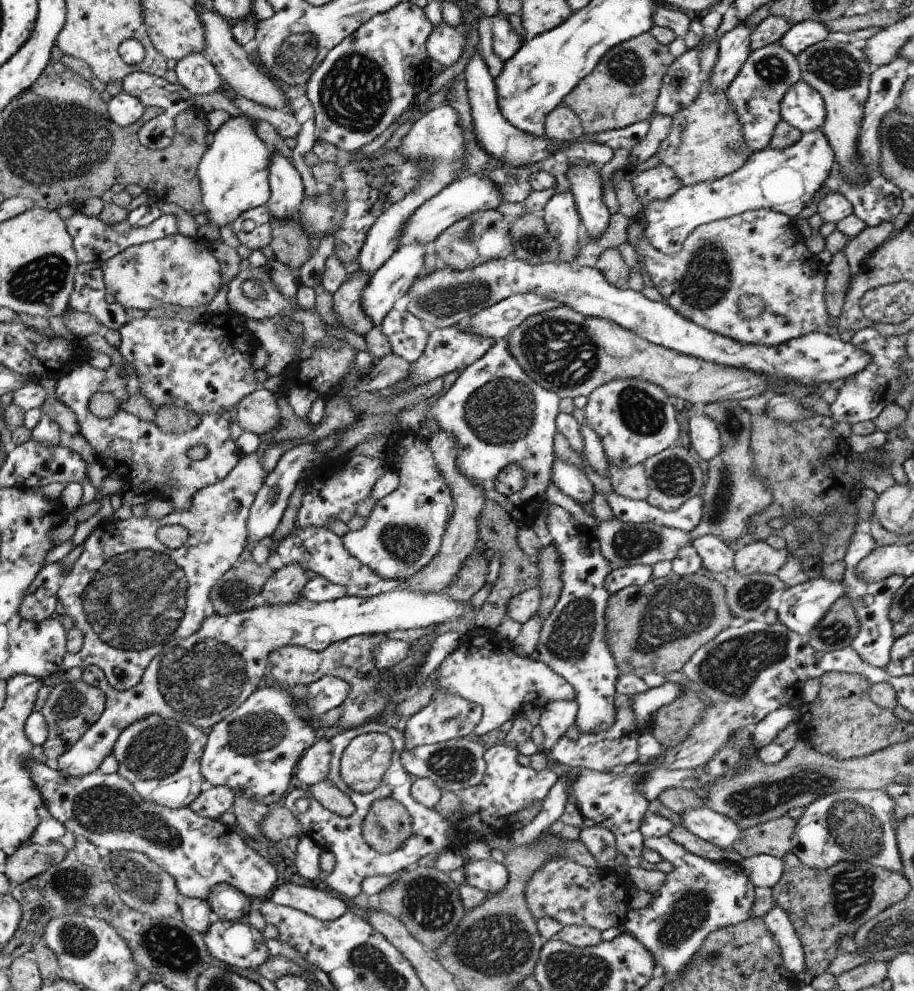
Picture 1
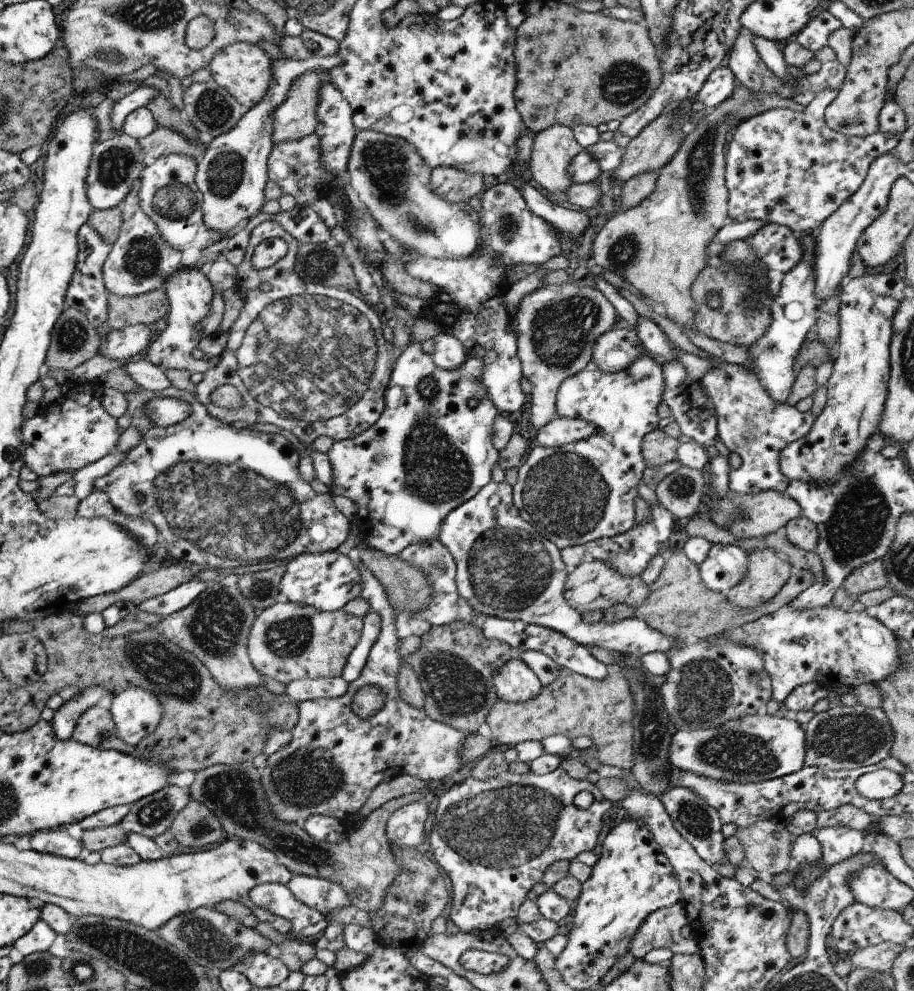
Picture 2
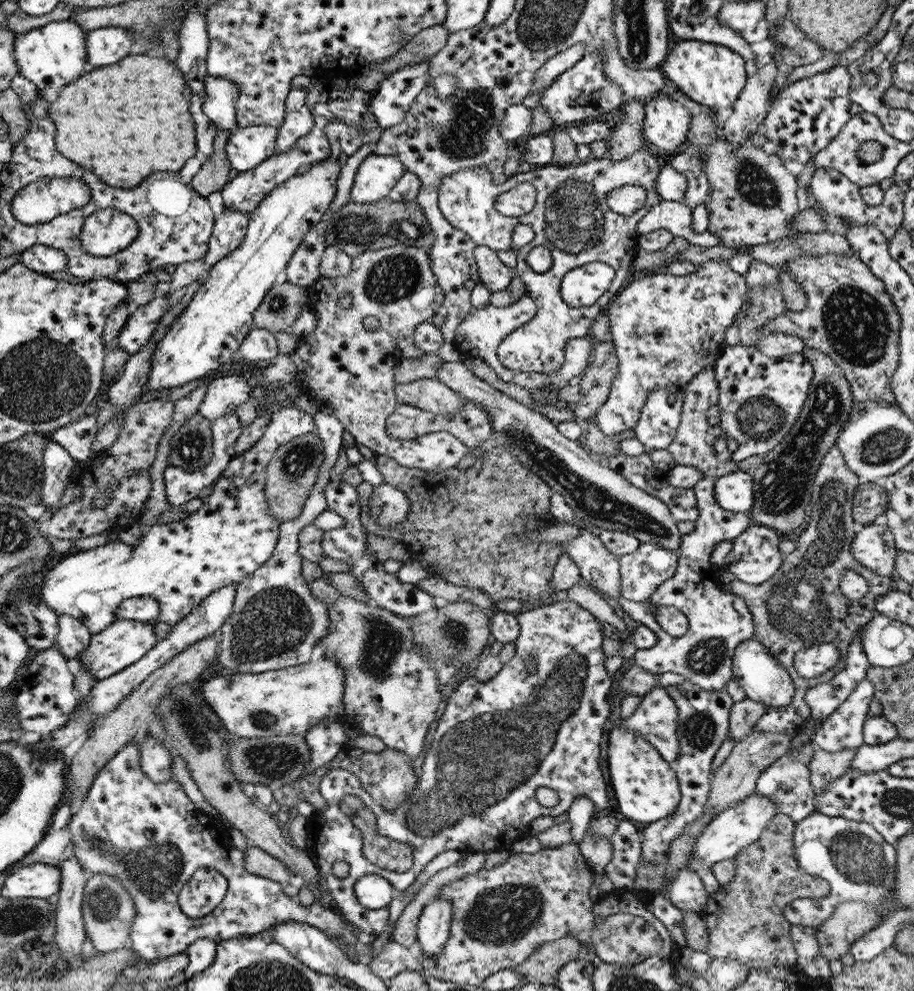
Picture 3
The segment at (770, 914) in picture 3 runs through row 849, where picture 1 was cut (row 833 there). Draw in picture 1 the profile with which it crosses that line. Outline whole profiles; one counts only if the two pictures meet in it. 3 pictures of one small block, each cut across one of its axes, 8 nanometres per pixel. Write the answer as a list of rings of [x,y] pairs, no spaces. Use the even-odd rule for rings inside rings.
[[[784,816],[744,829],[743,836],[734,850],[743,858],[766,854],[783,859],[787,853],[792,852],[796,824],[797,821]]]

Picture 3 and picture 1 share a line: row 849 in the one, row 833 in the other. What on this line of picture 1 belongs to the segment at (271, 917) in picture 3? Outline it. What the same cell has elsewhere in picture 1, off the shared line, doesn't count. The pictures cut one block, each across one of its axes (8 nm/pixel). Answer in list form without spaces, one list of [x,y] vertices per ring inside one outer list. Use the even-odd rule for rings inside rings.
[[[34,759],[27,767],[45,798],[47,810],[69,832],[86,838],[96,848],[144,854],[174,878],[181,898],[208,899],[216,886],[224,884],[252,896],[256,902],[272,896],[277,882],[275,866],[251,850],[234,826],[196,815],[189,807],[170,810],[148,803],[116,773],[93,771],[72,777]]]

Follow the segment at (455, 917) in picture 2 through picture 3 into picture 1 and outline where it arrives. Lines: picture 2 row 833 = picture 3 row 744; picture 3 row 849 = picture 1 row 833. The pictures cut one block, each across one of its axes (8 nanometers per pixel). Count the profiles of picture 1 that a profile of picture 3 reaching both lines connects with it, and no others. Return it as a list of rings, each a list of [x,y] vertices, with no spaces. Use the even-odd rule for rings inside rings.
[[[369,722],[348,729],[341,734],[336,734],[334,738],[329,740],[331,745],[331,762],[329,765],[328,778],[336,788],[350,797],[352,803],[356,807],[354,813],[347,818],[337,816],[321,806],[310,794],[294,788],[283,800],[283,805],[292,812],[292,815],[300,822],[304,832],[310,839],[317,844],[323,851],[329,851],[336,857],[336,866],[330,875],[324,878],[324,884],[334,890],[334,894],[345,899],[354,899],[361,894],[361,882],[366,877],[377,875],[394,875],[400,870],[410,868],[414,864],[418,864],[428,855],[445,852],[446,848],[458,848],[462,840],[482,840],[486,842],[492,840],[495,836],[511,837],[513,828],[511,827],[511,819],[518,815],[522,810],[534,807],[537,803],[543,802],[549,791],[556,785],[558,774],[546,768],[543,772],[536,772],[531,767],[522,767],[517,762],[517,756],[520,749],[512,749],[506,743],[488,747],[483,755],[486,769],[482,781],[474,787],[467,787],[458,792],[461,807],[459,808],[459,817],[455,822],[451,822],[447,817],[441,816],[436,808],[430,809],[421,803],[414,801],[411,796],[412,778],[410,774],[402,767],[400,756],[405,749],[404,732],[390,728],[382,723]],[[370,733],[386,734],[393,745],[393,754],[391,764],[381,784],[368,793],[358,793],[348,786],[342,780],[339,774],[340,760],[346,746],[357,736]],[[303,798],[308,801],[308,810],[300,812],[296,808],[296,801]],[[392,798],[399,804],[402,804],[406,811],[411,815],[412,835],[404,840],[404,843],[393,852],[378,853],[366,844],[363,836],[363,821],[366,819],[372,804],[376,800]],[[451,837],[456,837],[457,843],[452,844]]]

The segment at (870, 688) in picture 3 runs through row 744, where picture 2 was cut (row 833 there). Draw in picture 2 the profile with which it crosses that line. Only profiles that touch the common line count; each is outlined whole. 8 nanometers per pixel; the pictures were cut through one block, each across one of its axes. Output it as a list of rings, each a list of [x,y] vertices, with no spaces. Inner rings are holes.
[[[846,826],[818,828],[813,835],[822,848],[822,864],[810,864],[804,870],[798,870],[796,878],[791,882],[796,888],[806,888],[816,878],[820,878],[829,867],[858,855],[866,847],[863,832]]]

